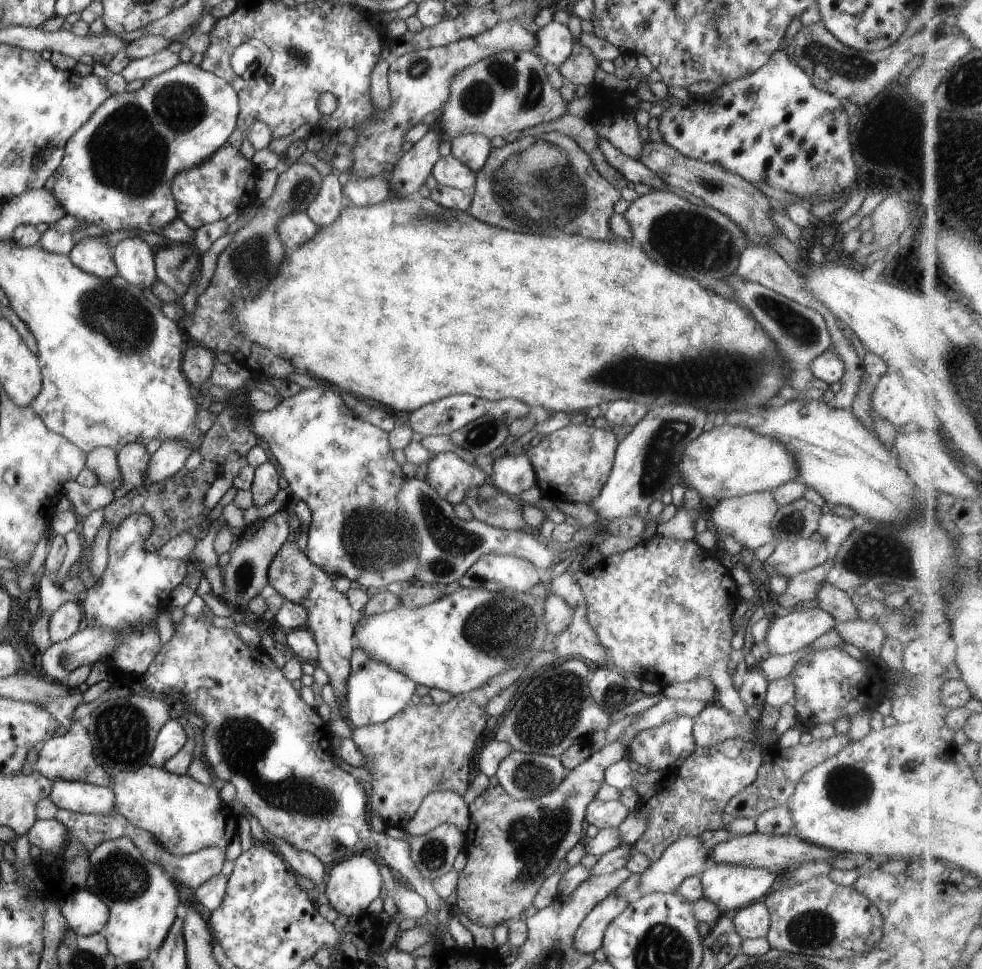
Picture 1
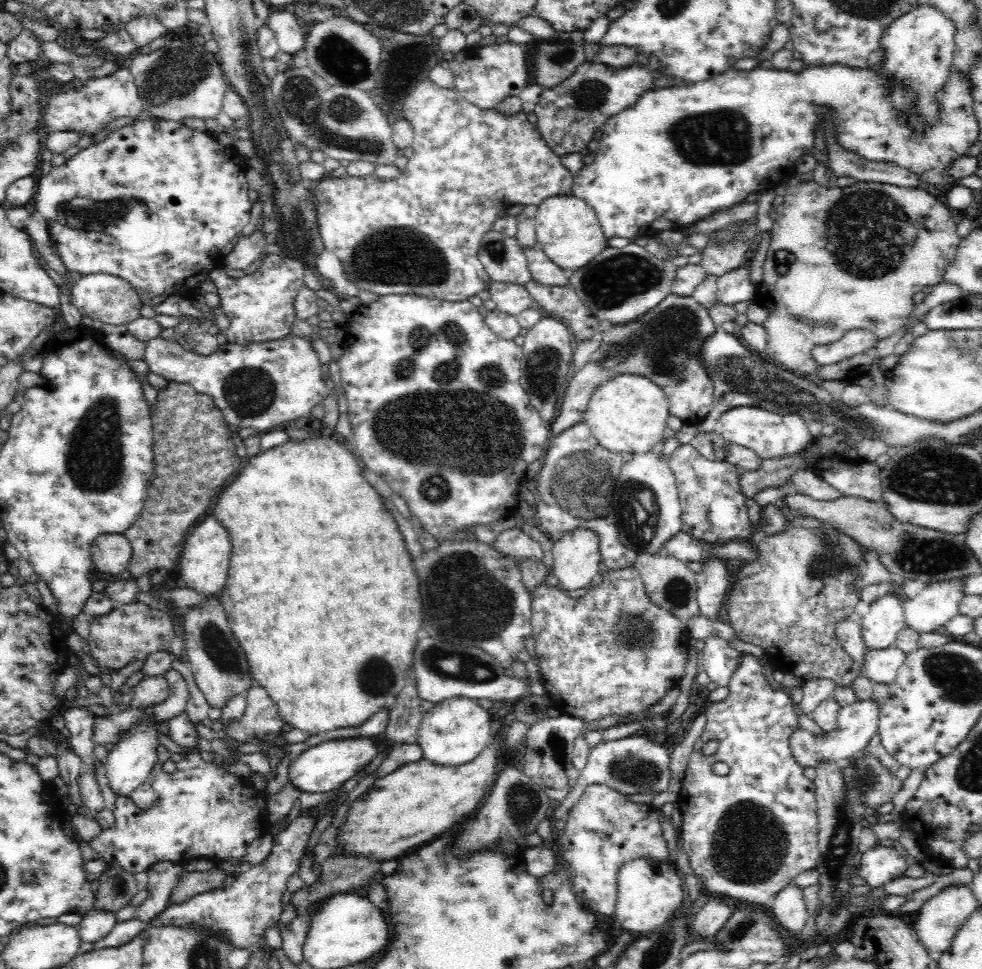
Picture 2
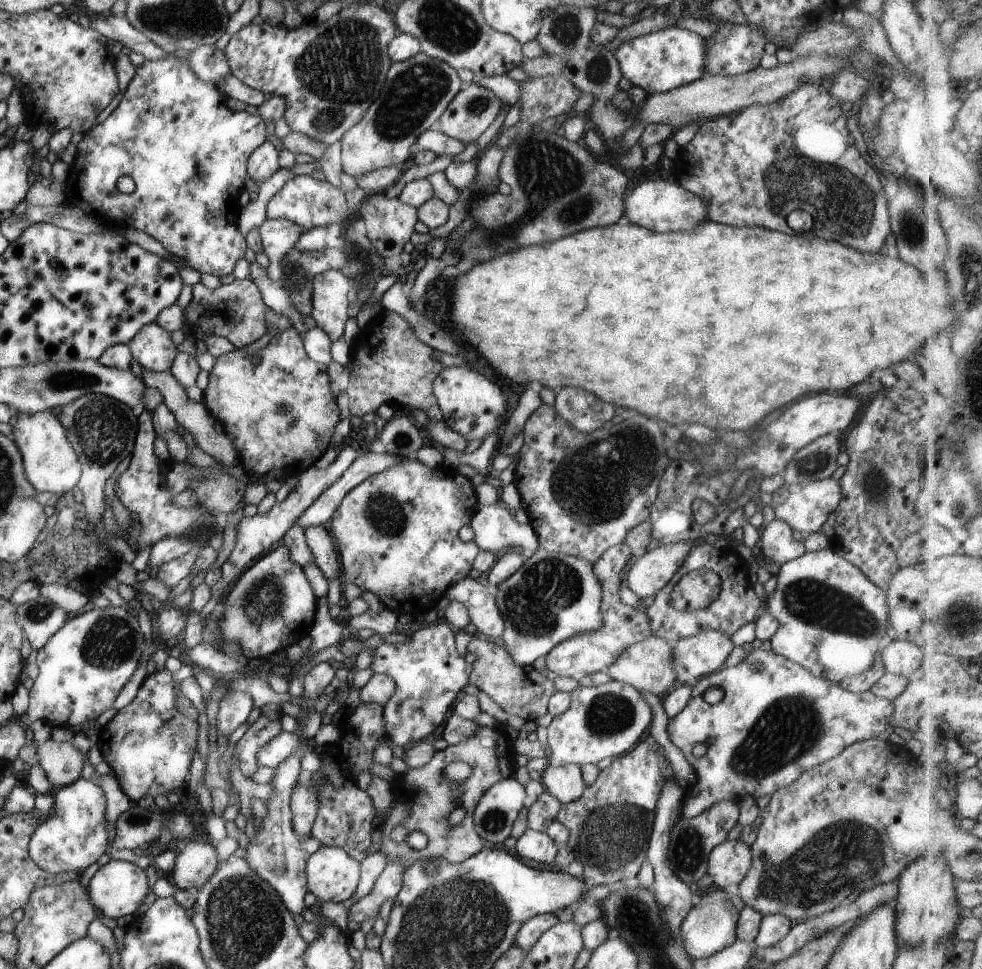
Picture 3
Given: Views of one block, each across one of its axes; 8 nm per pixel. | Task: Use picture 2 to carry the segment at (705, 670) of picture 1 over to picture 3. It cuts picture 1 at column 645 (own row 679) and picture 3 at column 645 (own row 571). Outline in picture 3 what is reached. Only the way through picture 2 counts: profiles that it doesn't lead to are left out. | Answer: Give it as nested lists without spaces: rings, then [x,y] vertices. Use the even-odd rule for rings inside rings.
[[[622,542],[608,548],[594,563],[594,574],[602,584],[603,595],[600,612],[603,614],[604,624],[598,630],[574,634],[574,636],[556,644],[546,655],[548,670],[552,670],[559,677],[566,676],[578,681],[588,675],[607,672],[626,648],[630,648],[632,644],[652,636],[646,608],[627,605],[620,598],[619,592],[622,584],[620,574],[632,556],[632,550],[630,550],[628,544]]]

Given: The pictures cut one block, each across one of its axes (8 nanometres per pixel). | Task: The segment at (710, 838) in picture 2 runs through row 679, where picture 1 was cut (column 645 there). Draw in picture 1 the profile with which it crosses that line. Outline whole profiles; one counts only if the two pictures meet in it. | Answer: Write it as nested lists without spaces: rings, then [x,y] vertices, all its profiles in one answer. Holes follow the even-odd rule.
[[[680,716],[665,724],[640,732],[635,740],[632,740],[628,752],[630,760],[633,758],[639,765],[644,765],[648,771],[662,771],[671,769],[672,764],[680,758],[686,759],[697,748],[693,736],[694,720],[688,716]]]

